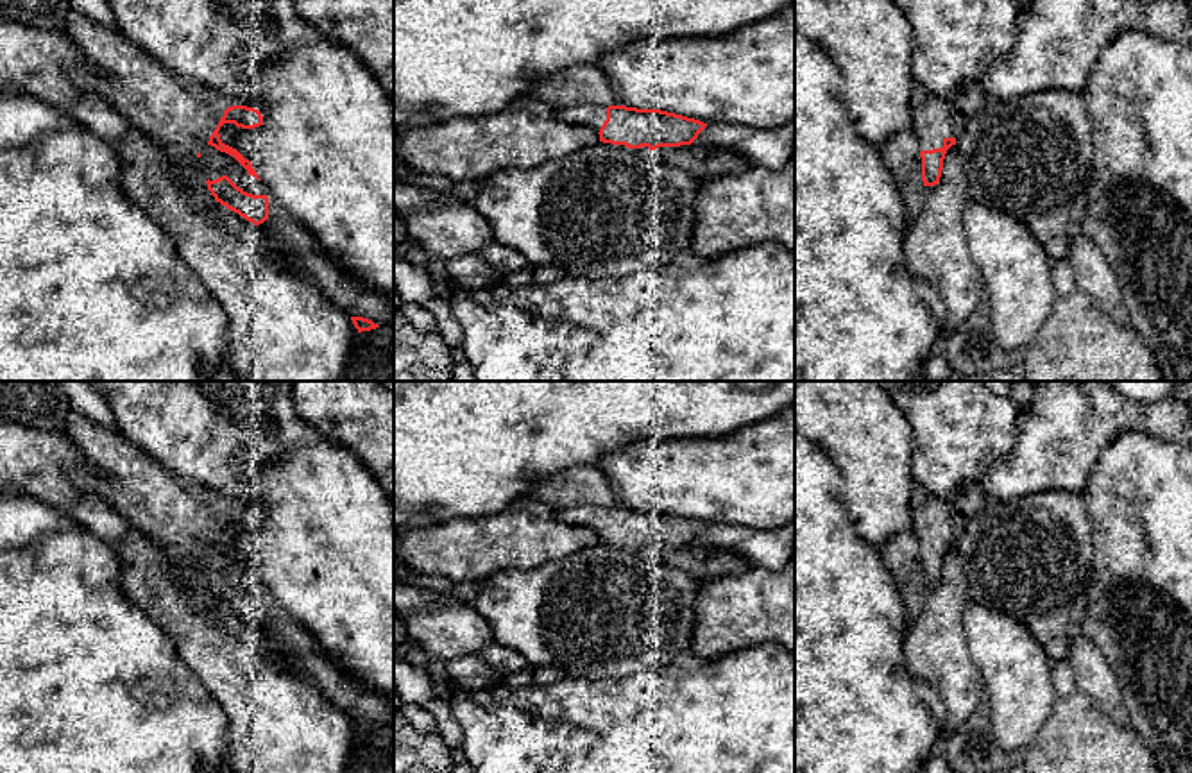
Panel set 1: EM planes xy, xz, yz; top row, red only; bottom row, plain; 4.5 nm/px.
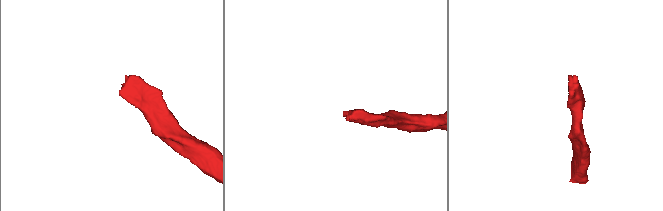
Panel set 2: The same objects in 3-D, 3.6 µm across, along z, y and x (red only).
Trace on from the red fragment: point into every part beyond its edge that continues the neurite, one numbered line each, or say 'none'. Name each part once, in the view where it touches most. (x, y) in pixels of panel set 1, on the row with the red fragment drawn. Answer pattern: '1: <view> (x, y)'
1: yz (931, 115)

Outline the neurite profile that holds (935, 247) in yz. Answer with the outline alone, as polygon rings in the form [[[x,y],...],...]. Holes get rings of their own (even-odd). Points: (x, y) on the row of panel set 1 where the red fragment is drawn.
[[[952,145],[943,159],[940,183],[925,186],[920,211],[906,227],[904,265],[915,279],[932,285],[947,306],[940,344],[981,302],[984,285],[965,236],[968,188],[963,159]]]

